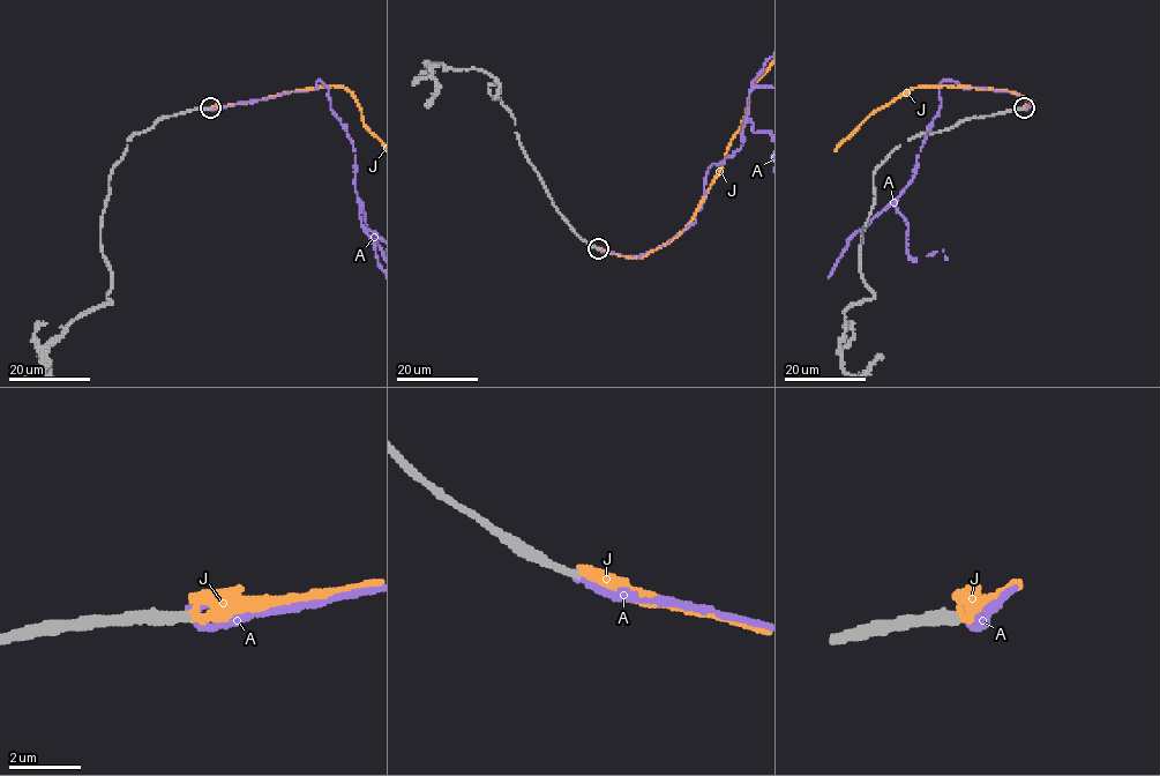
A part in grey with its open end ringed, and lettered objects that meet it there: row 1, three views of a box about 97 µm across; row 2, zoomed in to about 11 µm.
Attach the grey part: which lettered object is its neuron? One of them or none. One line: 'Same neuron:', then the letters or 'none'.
Same neuron: J

